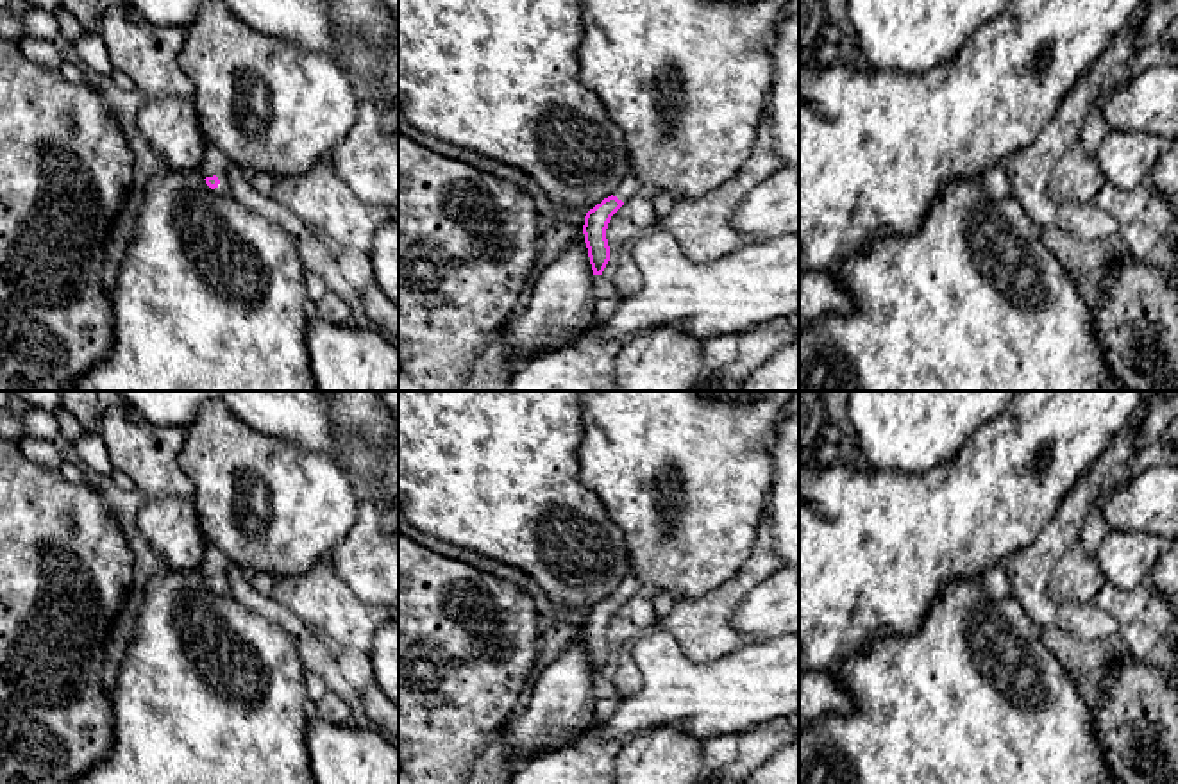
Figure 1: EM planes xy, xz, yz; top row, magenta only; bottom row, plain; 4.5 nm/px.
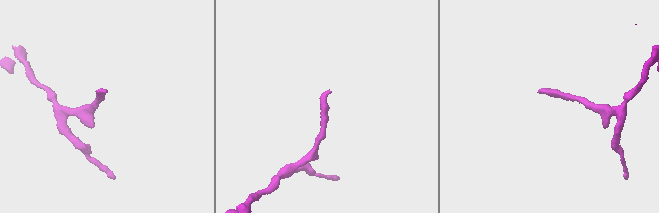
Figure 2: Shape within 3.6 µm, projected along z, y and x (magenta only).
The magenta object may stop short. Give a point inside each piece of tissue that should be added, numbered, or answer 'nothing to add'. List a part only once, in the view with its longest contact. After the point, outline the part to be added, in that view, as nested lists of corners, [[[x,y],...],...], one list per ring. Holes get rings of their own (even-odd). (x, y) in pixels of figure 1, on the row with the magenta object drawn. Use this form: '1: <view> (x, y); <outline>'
1: xy (224, 188); [[[223,171],[223,173],[218,173],[216,177],[218,177],[220,184],[213,189],[213,193],[220,195],[220,196],[229,196],[231,195],[229,175]]]

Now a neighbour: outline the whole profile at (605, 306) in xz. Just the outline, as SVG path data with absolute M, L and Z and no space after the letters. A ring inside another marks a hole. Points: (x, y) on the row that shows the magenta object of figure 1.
M617 295L613 296L601 296L595 300L595 321L593 323L604 323L617 309L620 298Z

